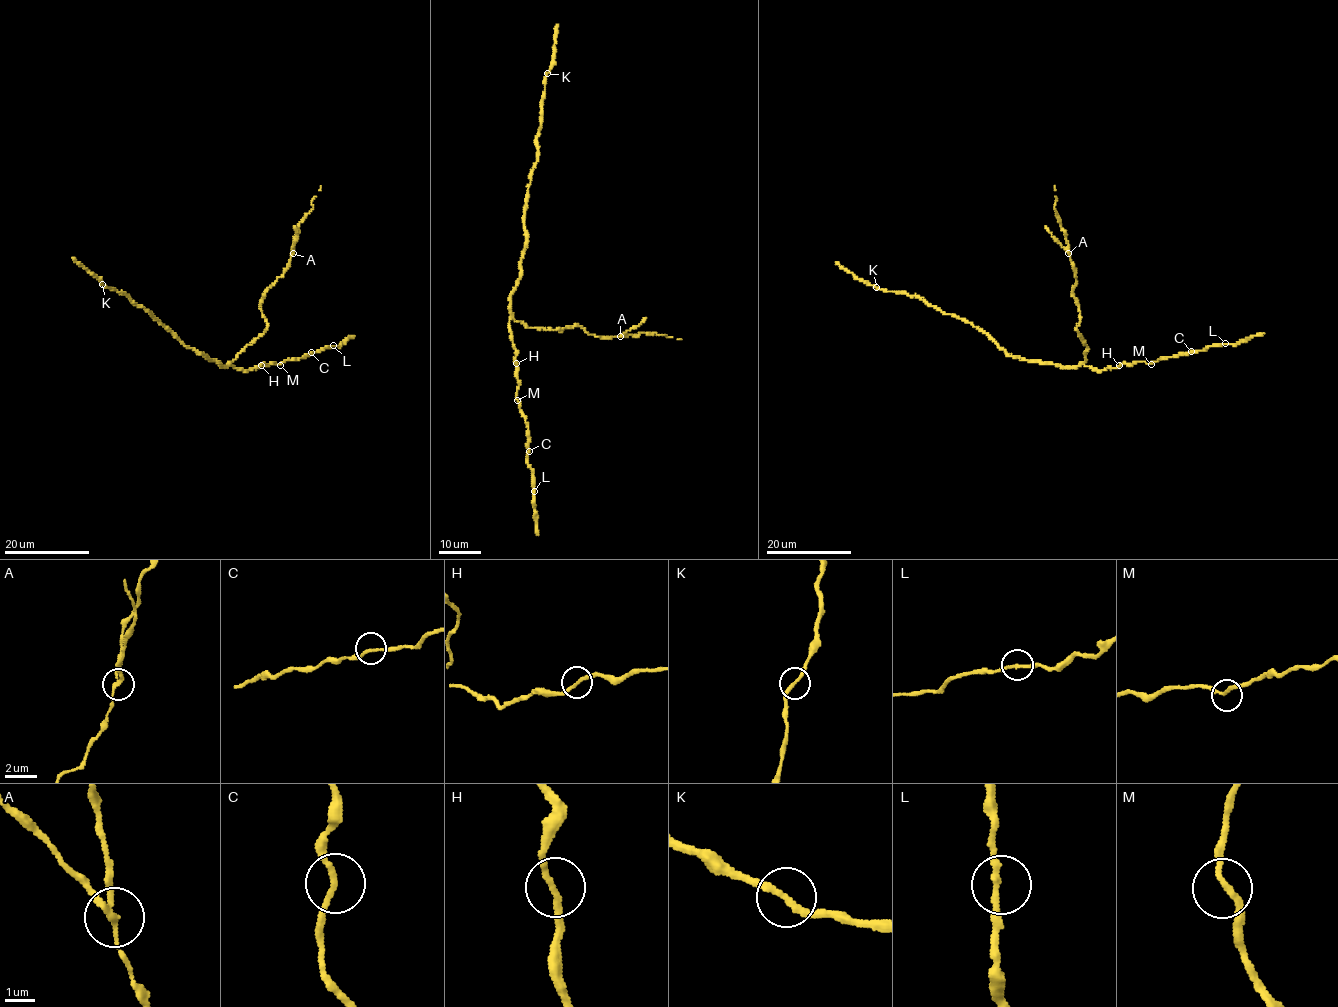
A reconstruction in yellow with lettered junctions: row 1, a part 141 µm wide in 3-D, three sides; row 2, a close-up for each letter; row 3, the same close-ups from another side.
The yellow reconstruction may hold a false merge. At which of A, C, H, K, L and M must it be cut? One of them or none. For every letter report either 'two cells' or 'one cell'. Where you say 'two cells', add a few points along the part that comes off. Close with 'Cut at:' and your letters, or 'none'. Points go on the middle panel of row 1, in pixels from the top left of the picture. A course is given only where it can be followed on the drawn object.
A: two cells; course (620, 336), (646, 317)
C: one cell
H: one cell
K: one cell
L: one cell
M: one cell
Cut at: A

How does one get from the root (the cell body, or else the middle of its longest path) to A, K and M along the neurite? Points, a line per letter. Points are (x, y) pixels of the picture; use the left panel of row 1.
A: (215, 360), (222, 367), (229, 366), (266, 330), (260, 306), (263, 295), (282, 275), (293, 253)
K: (215, 360), (187, 347), (124, 293), (101, 284)
M: (215, 360), (222, 367), (229, 364), (246, 372), (264, 363), (280, 365)

